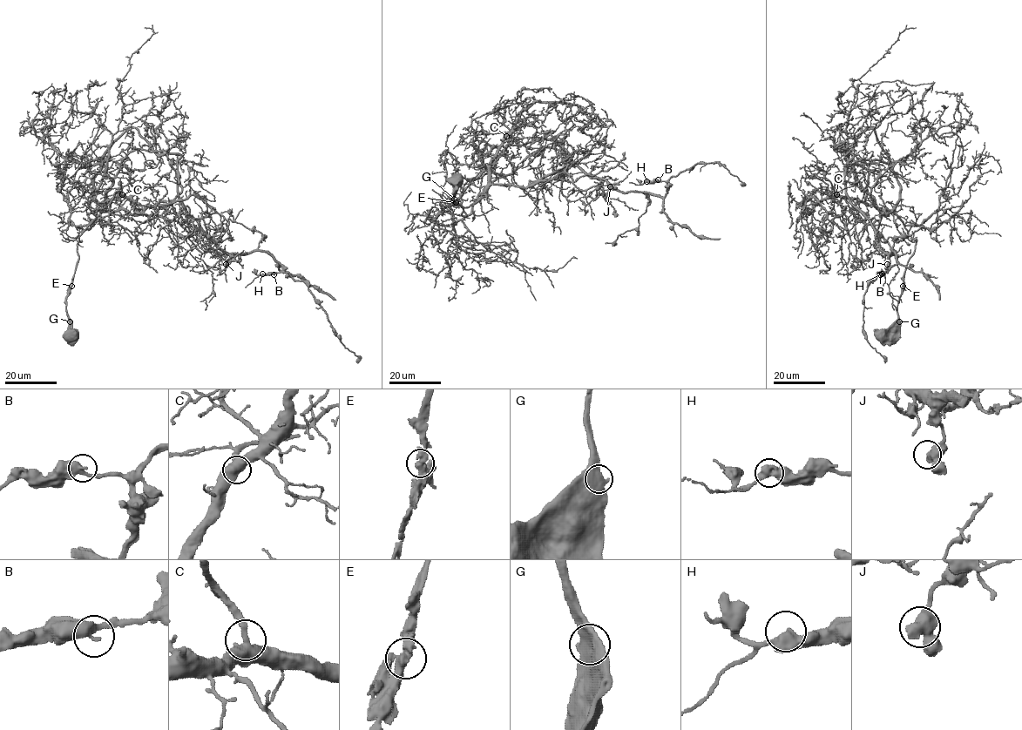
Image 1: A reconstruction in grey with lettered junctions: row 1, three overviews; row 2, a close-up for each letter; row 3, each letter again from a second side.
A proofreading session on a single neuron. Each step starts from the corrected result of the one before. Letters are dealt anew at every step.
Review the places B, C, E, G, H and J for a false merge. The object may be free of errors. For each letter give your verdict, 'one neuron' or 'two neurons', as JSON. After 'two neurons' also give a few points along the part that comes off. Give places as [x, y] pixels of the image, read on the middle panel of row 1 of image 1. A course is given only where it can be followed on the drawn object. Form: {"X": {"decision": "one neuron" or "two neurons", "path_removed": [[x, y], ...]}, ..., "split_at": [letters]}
{"B": {"decision": "one neuron"}, "C": {"decision": "one neuron"}, "E": {"decision": "one neuron"}, "G": {"decision": "one neuron"}, "H": {"decision": "one neuron"}, "J": {"decision": "one neuron"}, "split_at": []}

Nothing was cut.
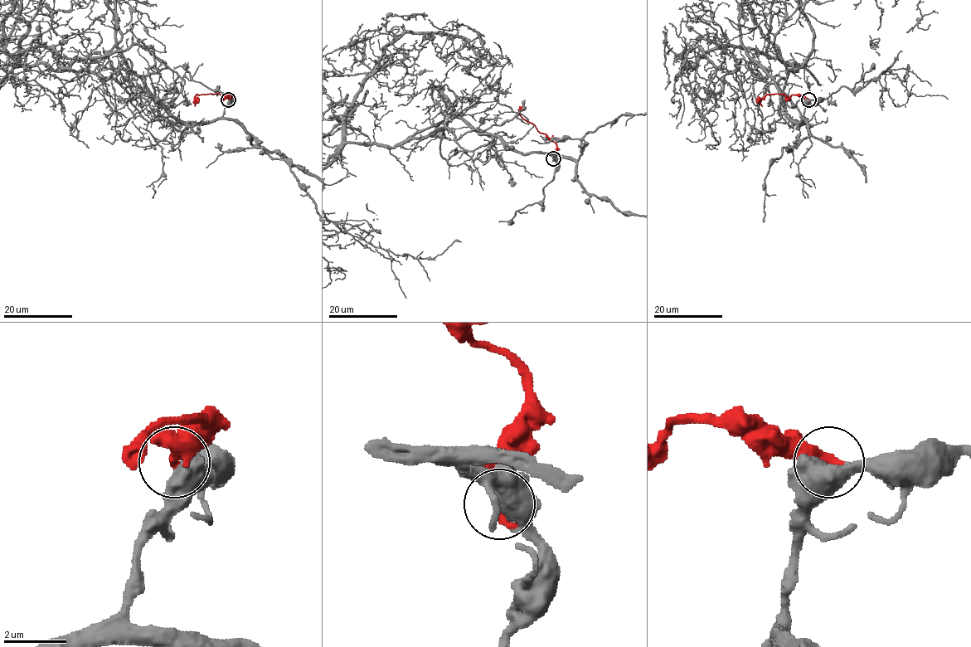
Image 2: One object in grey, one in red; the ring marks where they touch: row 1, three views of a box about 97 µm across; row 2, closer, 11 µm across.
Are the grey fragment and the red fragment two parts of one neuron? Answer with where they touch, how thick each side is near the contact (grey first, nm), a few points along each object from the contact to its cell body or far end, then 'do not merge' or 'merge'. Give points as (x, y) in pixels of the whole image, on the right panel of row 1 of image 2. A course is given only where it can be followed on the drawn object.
place (808, 99); calibres 440 and 360 nm; course red (808, 99), (794, 95), (787, 98), (783, 94), (767, 94), (760, 100), (762, 106); merge

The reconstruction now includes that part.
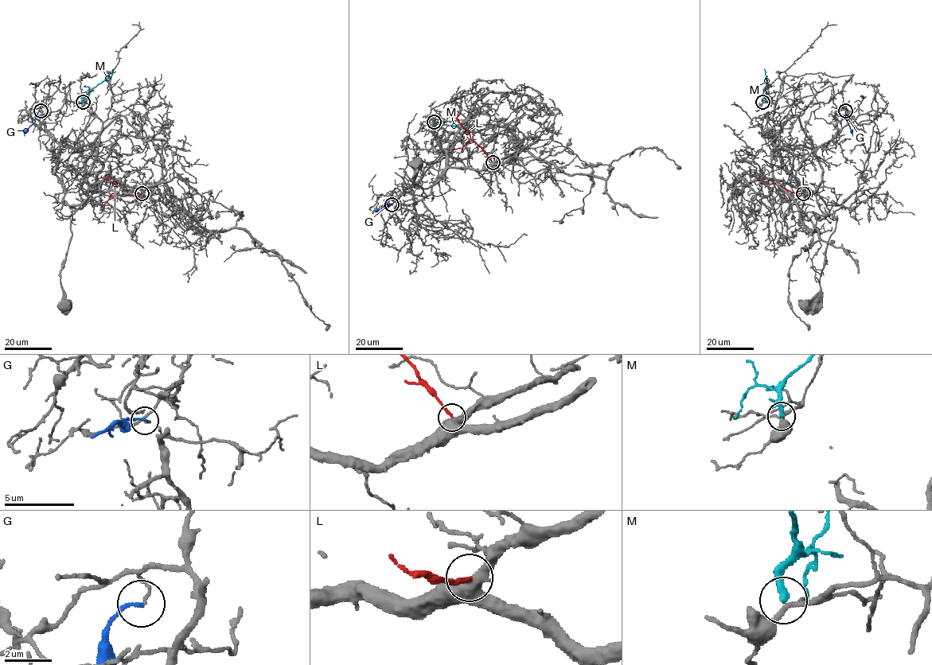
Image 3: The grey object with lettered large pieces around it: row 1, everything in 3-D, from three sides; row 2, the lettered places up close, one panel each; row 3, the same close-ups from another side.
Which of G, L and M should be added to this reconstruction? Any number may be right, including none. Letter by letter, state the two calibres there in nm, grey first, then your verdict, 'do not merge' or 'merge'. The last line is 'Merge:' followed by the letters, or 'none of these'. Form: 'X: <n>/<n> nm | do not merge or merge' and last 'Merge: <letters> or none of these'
G: 90/140 nm | do not merge
L: 460/200 nm | do not merge
M: 170/240 nm | do not merge
Merge: none of these

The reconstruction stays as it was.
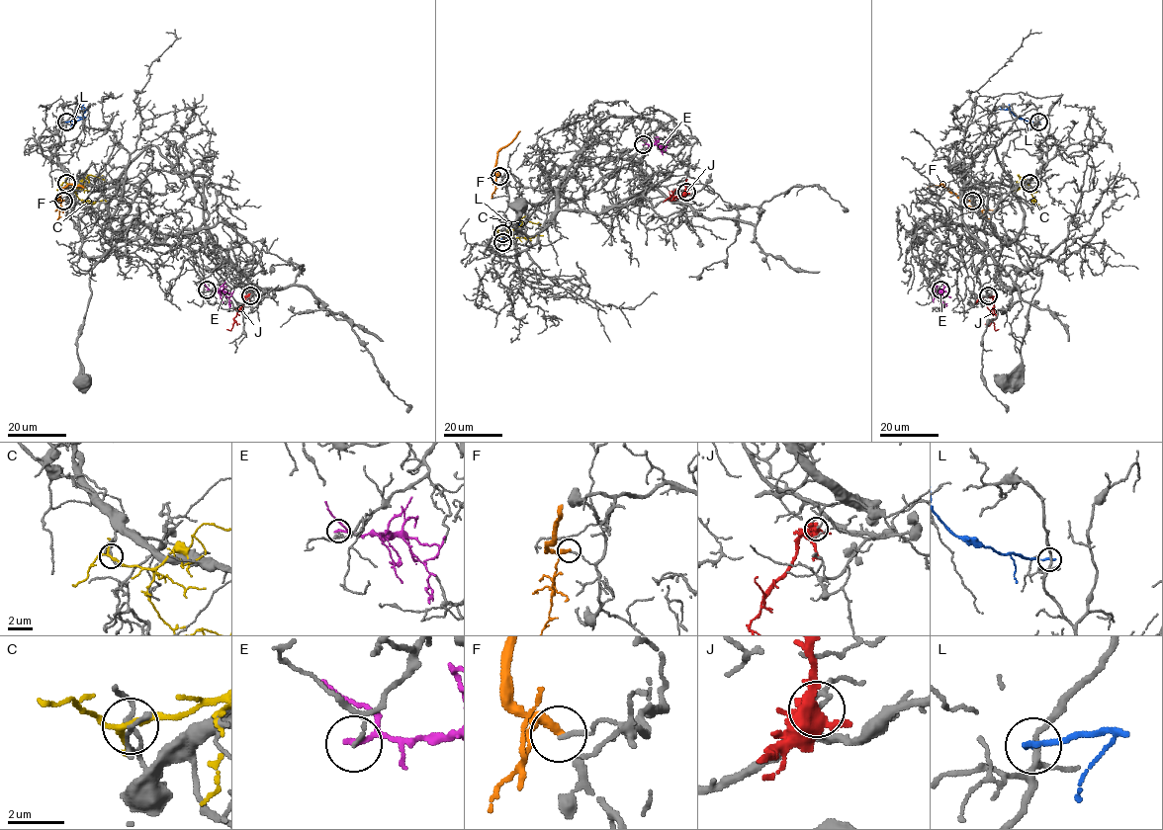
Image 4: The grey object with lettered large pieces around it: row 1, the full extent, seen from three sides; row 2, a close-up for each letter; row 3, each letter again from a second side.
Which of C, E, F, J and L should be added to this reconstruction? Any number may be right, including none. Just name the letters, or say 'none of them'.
none of them

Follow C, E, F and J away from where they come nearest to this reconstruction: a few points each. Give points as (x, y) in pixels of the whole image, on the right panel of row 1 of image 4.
C: (1029, 182), (1027, 186), (1034, 203), (1031, 202)
E: (940, 290), (944, 307)
F: (972, 201), (960, 199), (942, 185), (927, 188)
J: (988, 295), (993, 298), (996, 313), (994, 329), (999, 329)

